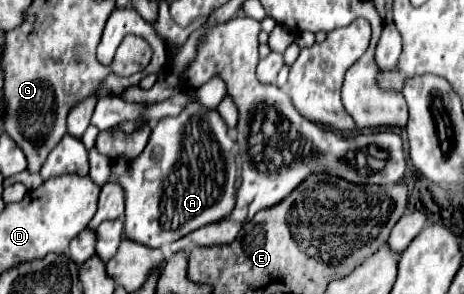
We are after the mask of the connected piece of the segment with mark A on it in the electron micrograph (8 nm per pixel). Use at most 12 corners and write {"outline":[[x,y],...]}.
{"outline":[[219,112],[161,118],[129,172],[125,236],[161,248],[235,204]]}

